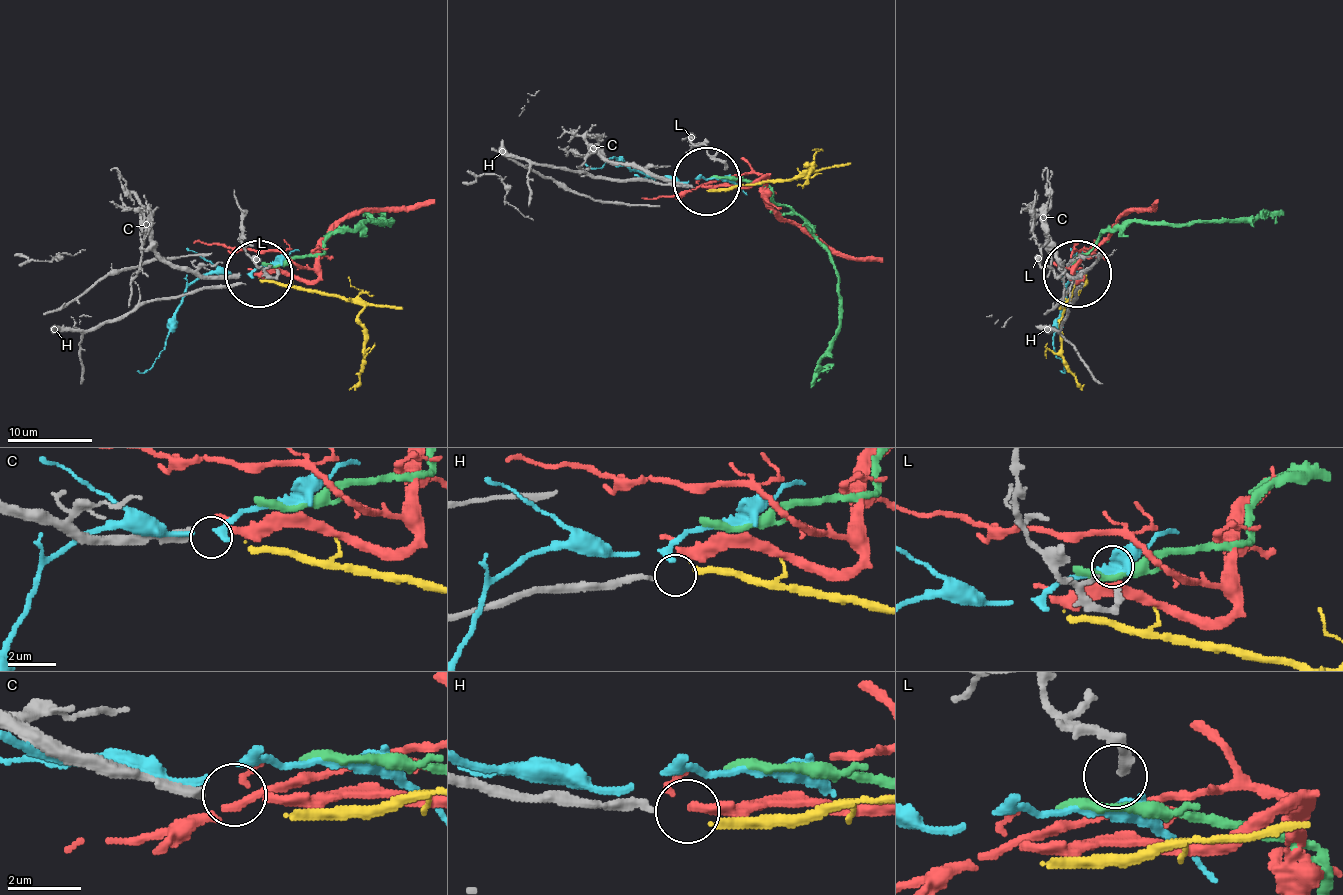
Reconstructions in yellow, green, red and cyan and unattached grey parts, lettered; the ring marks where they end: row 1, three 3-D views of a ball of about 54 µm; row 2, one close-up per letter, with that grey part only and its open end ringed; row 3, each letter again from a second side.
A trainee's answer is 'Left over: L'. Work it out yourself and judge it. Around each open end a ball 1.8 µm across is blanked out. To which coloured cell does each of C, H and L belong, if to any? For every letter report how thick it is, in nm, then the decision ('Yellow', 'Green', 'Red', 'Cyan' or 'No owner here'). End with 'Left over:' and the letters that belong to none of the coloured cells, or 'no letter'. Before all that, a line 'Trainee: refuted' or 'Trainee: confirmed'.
Trainee: confirmed
C: Thickness 360 nm. Red
H: Thickness 200 nm. Yellow
L: Thickness 240 nm. No owner here
Left over: L

